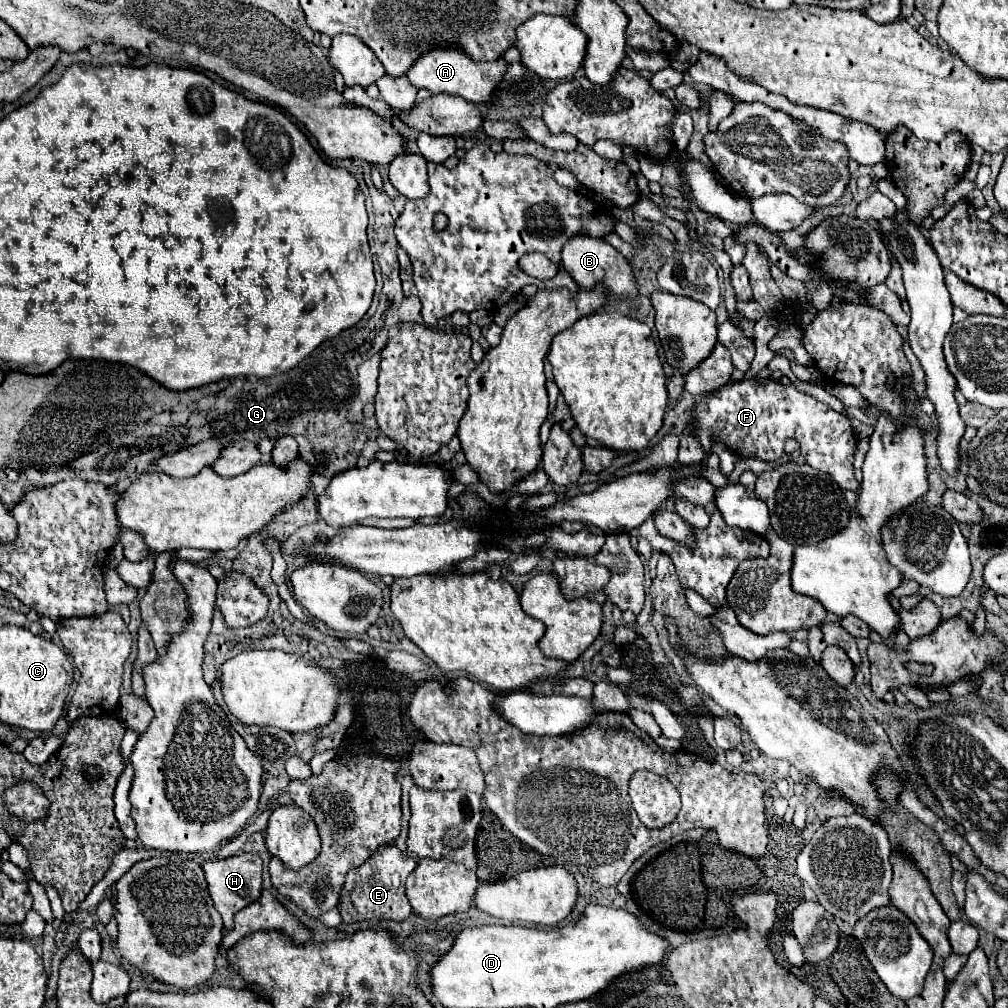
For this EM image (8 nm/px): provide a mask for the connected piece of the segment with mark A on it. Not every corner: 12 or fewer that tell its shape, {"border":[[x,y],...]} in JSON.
{"border":[[438,45],[406,77],[416,89],[494,101],[506,61]]}

